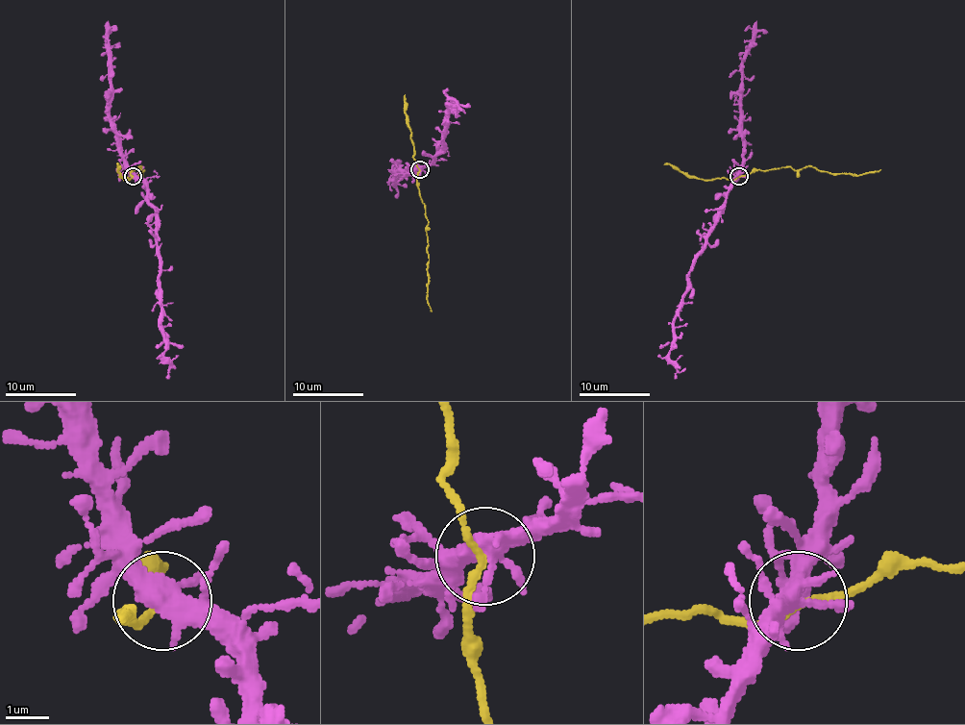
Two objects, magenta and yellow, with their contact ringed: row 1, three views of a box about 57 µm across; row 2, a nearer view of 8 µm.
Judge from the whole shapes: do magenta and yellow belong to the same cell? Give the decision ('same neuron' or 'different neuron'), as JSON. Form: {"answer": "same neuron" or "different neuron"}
{"answer": "same neuron"}

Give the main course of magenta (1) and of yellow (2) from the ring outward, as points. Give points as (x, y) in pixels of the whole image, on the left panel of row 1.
1: (134, 175), (146, 187), (149, 204), (155, 210), (155, 245), (163, 354), (169, 368), (167, 379)
2: (134, 175), (130, 172), (140, 166), (140, 175), (144, 170)

